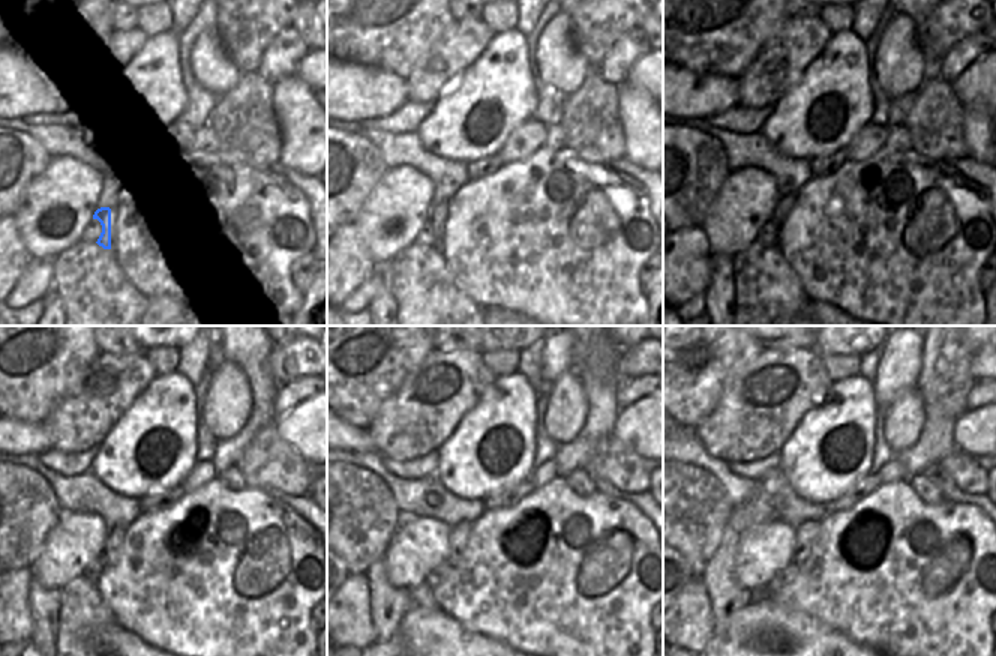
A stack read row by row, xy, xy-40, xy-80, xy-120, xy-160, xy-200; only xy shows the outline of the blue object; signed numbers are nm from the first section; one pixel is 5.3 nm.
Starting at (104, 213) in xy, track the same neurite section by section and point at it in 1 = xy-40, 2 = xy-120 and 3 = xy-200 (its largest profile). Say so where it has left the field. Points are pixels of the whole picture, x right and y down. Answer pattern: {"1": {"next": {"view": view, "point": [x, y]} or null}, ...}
{"1": {"next": {"view": "xy-40", "point": [438, 215]}}, "2": {"next": {"view": "xy-120", "point": [116, 536]}}, "3": {"next": {"view": "xy-200", "point": [806, 533]}}}

